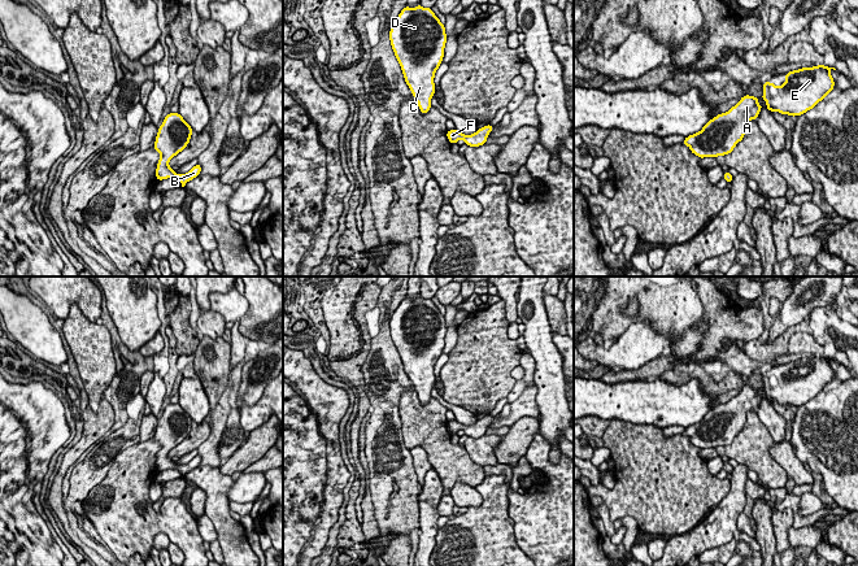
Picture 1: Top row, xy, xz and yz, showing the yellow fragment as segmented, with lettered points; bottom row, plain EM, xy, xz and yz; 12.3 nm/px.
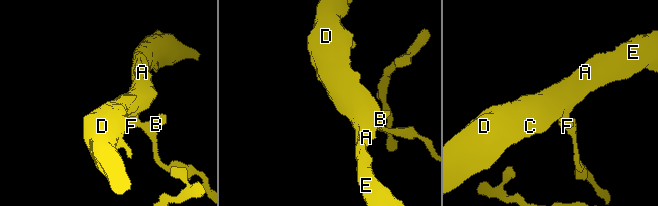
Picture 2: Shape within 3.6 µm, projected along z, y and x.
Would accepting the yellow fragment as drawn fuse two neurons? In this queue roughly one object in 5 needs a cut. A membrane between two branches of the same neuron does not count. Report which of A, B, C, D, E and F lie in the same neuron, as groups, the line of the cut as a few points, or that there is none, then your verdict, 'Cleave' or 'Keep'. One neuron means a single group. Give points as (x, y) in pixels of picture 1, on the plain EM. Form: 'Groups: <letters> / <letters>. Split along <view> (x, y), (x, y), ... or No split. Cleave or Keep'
Groups: A B C D E F. No split. Keep

